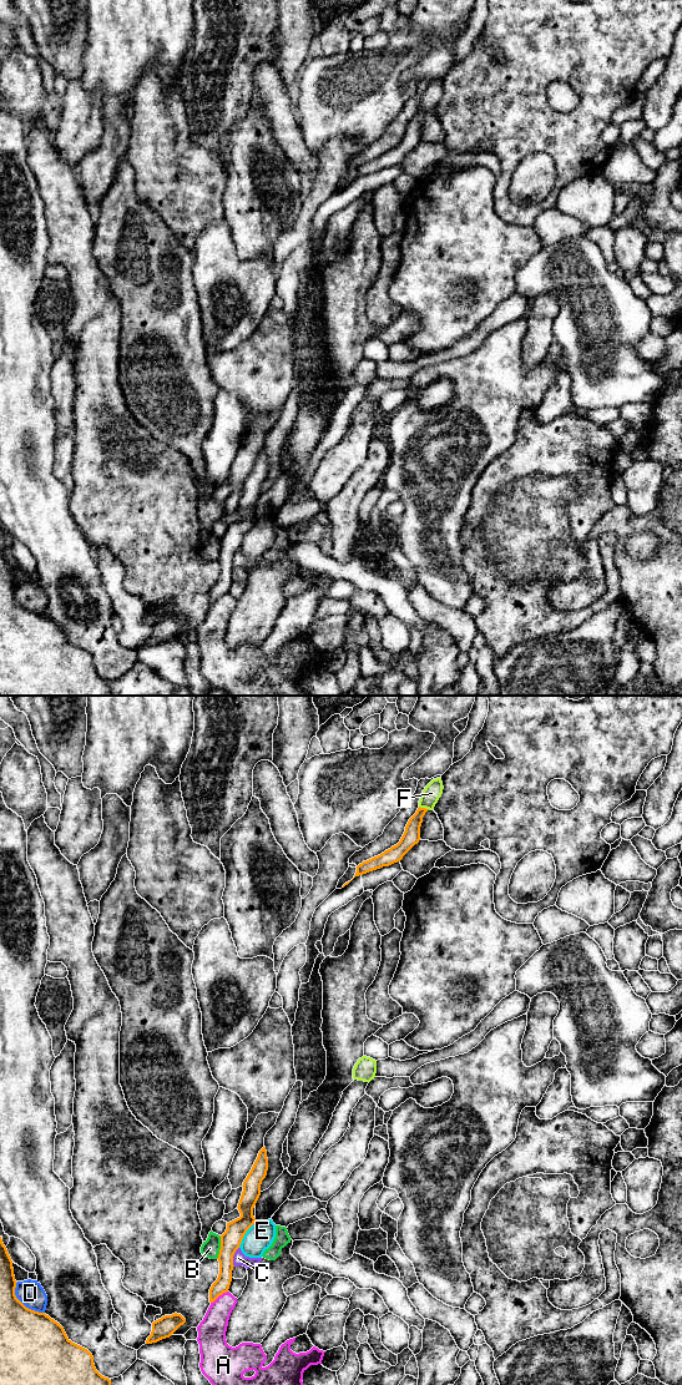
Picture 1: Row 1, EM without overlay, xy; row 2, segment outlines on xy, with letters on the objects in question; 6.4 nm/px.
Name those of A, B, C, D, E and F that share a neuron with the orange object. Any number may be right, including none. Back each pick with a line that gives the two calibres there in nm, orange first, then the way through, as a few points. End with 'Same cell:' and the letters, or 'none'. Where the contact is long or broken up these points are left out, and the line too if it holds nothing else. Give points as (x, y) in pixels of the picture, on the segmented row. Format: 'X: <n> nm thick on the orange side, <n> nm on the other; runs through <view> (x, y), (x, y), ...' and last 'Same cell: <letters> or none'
Same cell: none

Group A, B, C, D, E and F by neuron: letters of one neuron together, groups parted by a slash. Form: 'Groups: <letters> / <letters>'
Groups: A / B / C / D / E / F

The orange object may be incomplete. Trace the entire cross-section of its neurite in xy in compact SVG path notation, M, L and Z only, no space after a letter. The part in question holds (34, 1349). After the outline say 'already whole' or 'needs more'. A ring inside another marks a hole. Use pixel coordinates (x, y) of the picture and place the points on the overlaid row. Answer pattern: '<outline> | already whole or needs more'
M0 1237L0 1385L111 1385L95 1368L92 1354L72 1343L64 1328L45 1313L26 1308L15 1295L12 1260Z | already whole

